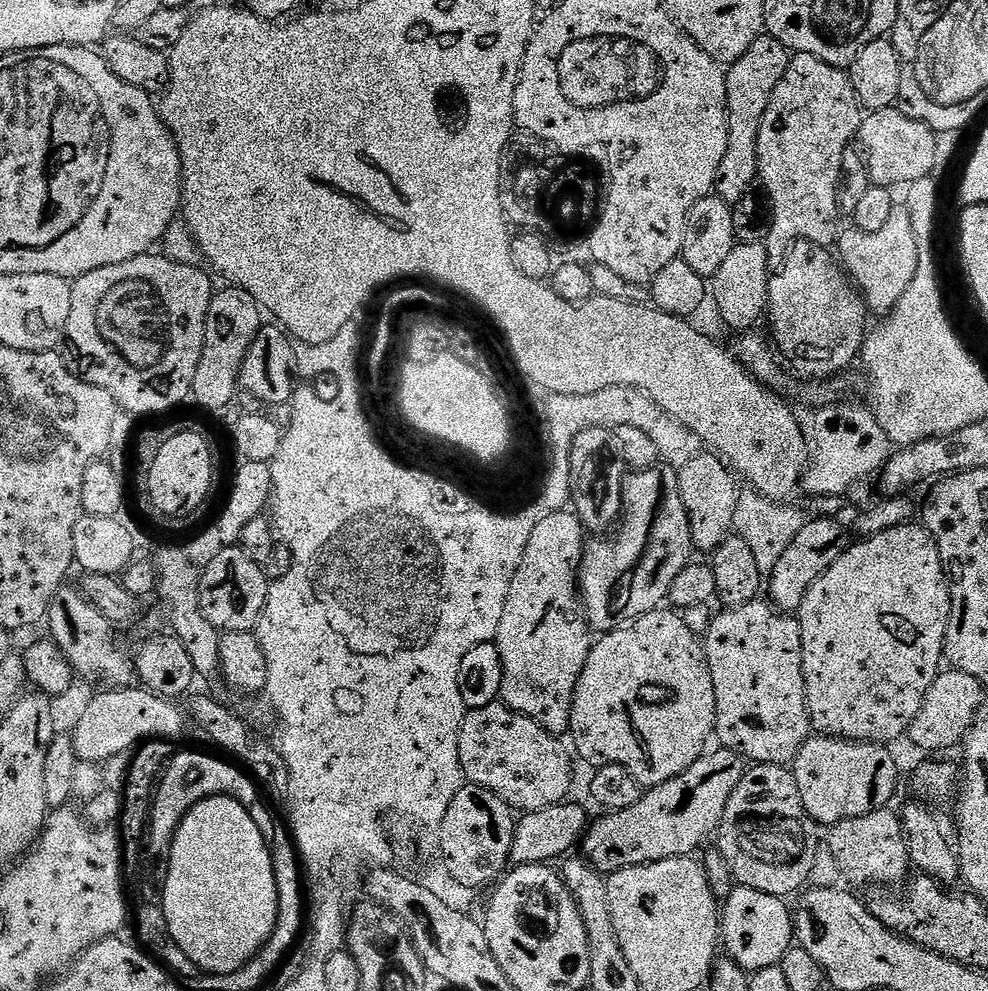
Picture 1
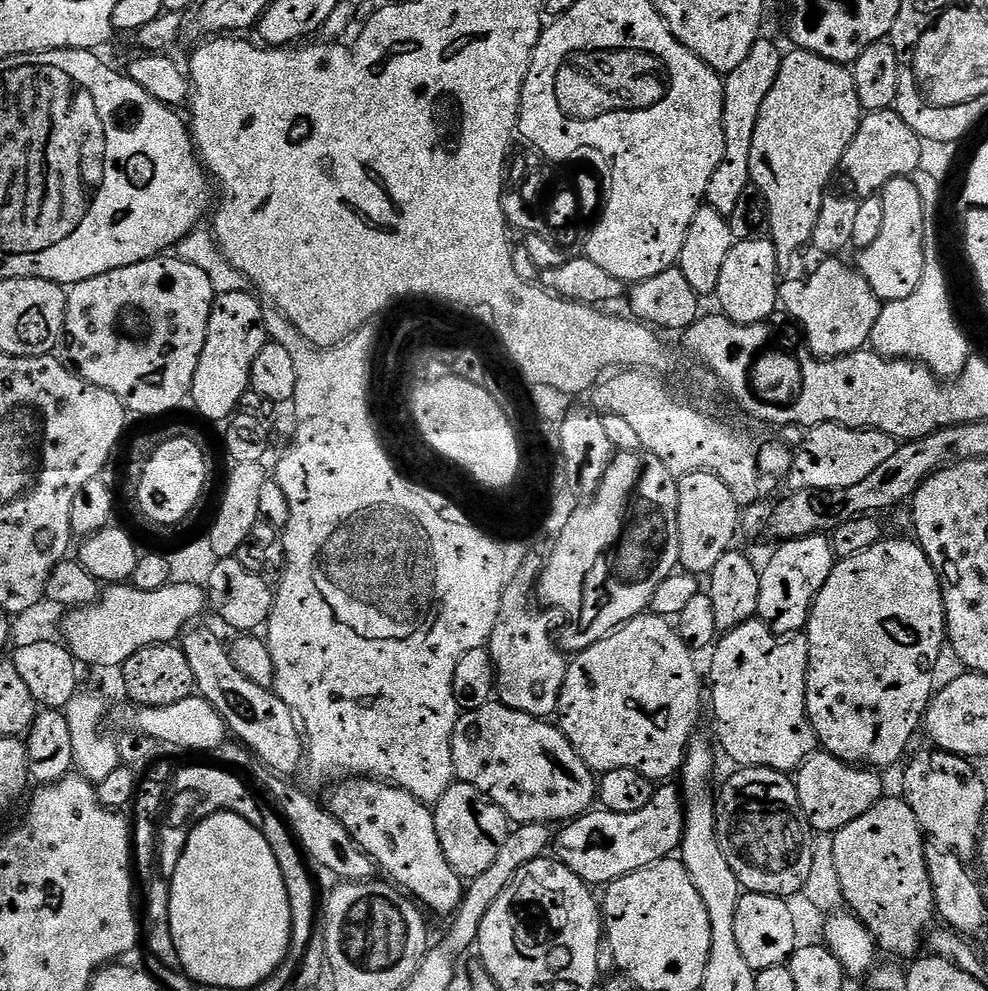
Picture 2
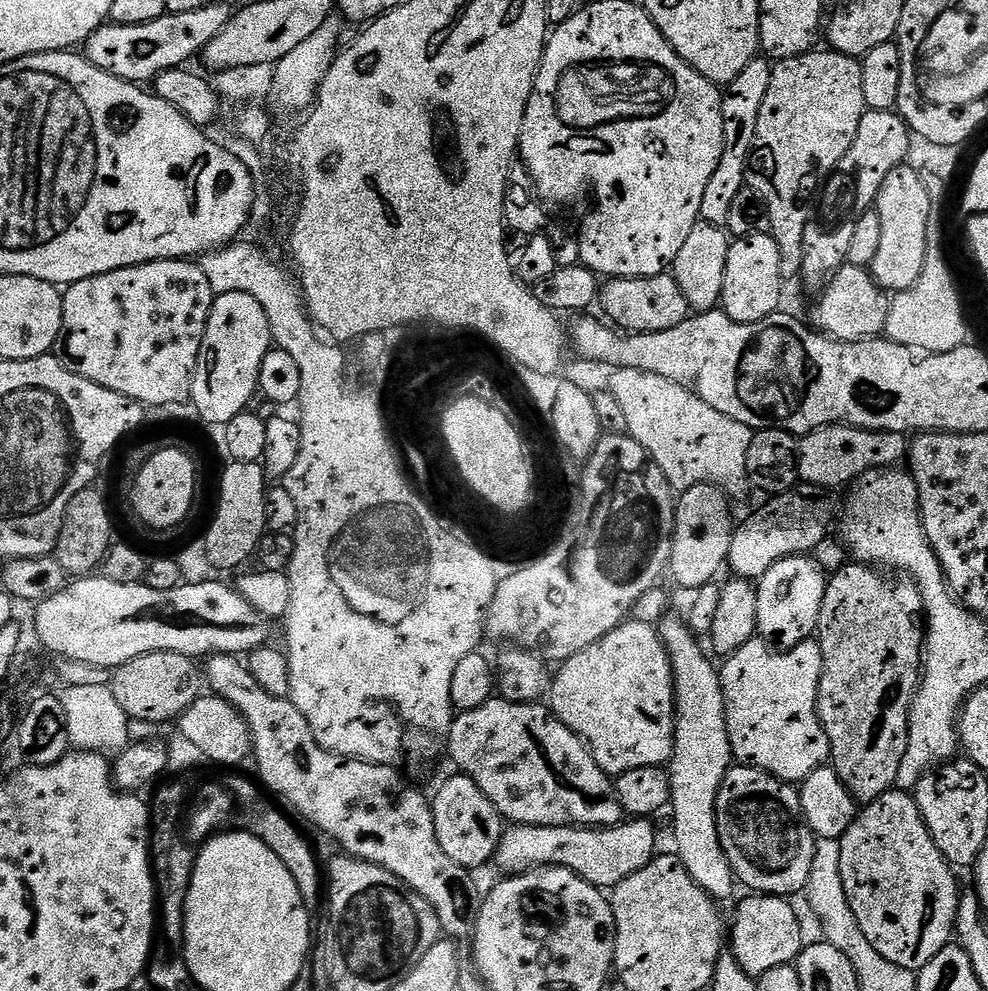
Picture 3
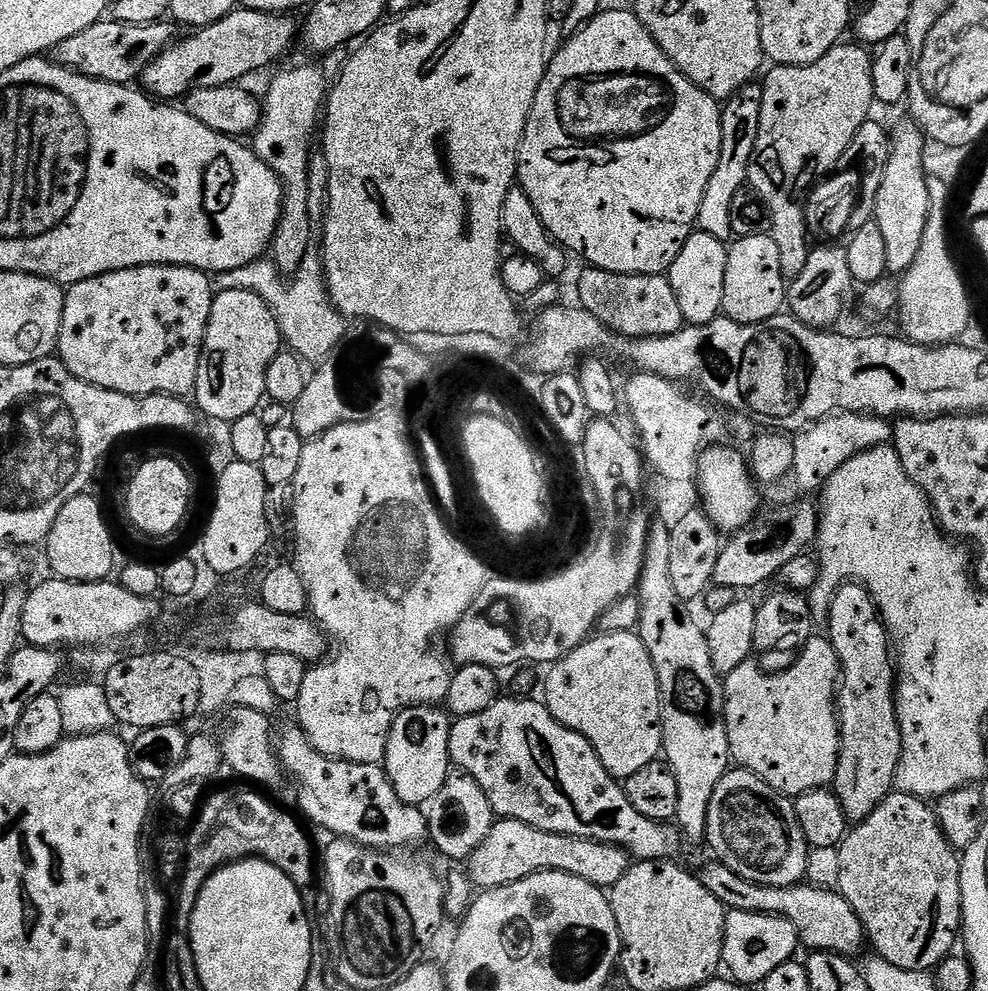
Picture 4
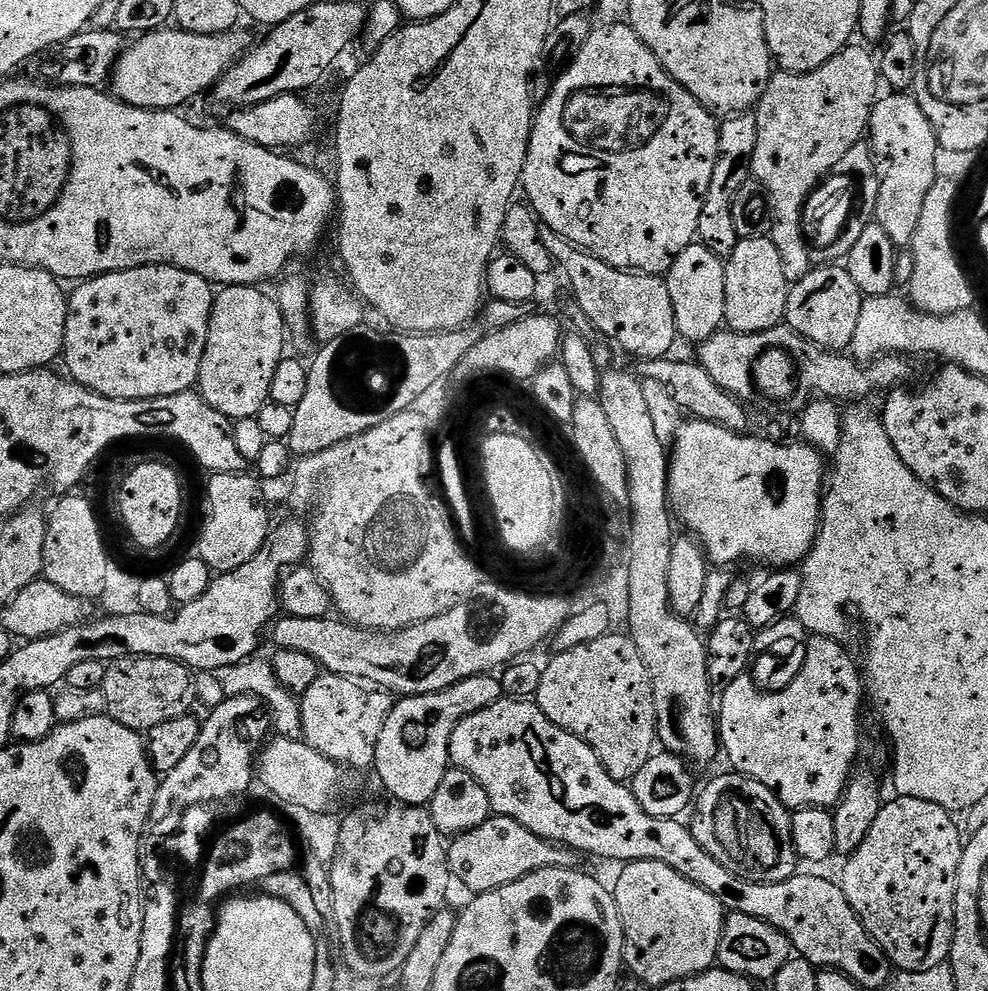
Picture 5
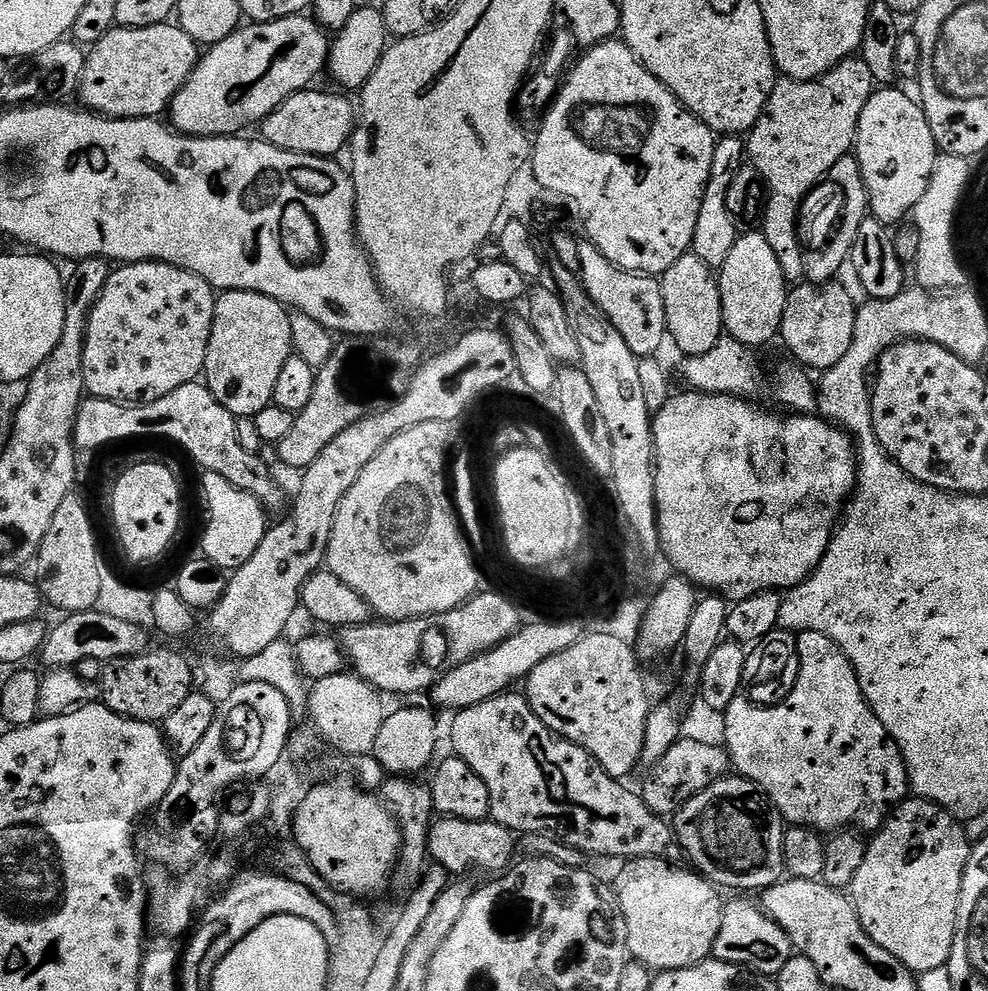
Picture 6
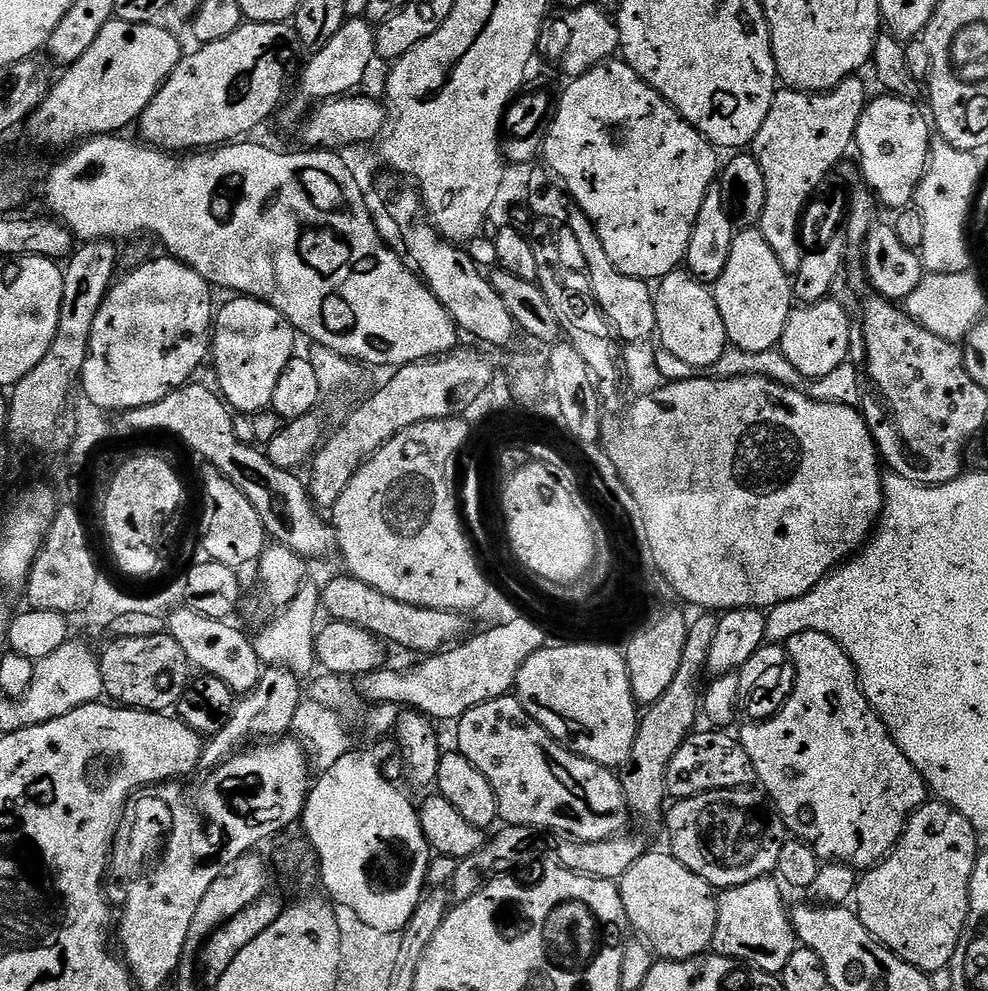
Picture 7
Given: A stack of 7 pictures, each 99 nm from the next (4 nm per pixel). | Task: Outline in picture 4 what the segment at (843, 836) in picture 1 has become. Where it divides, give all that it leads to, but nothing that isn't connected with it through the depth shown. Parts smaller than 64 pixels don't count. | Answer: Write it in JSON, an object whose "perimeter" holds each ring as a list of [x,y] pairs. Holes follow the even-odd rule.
{"perimeter":[[[893,791],[878,810],[862,823],[855,825],[839,846],[842,874],[838,891],[850,902],[864,927],[869,945],[876,947],[875,955],[902,970],[931,973],[940,963],[953,955],[961,935],[960,861],[957,849],[944,836],[937,813],[925,801],[904,792]]]}

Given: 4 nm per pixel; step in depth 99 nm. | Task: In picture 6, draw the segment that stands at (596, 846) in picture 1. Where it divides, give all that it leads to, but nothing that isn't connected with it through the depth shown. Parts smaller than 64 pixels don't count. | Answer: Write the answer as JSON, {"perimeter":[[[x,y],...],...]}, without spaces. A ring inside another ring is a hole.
{"perimeter":[[[491,818],[486,820],[437,819],[433,823],[428,839],[429,857],[435,863],[441,864],[449,874],[503,873],[513,863],[512,855],[515,854],[516,848],[518,852],[517,837]]]}

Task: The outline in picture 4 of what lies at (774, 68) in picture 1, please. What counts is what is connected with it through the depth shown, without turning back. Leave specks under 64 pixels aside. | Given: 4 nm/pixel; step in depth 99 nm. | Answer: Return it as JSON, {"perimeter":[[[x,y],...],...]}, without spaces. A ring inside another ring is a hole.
{"perimeter":[[[753,82],[742,90],[738,90],[723,101],[720,117],[722,118],[722,154],[718,158],[718,166],[710,183],[706,186],[706,194],[702,194],[702,206],[698,209],[696,228],[710,234],[710,238],[718,238],[725,242],[733,239],[730,226],[730,205],[734,203],[734,194],[748,184],[750,158],[754,154],[754,146],[758,144],[758,118],[762,110],[763,87]]]}

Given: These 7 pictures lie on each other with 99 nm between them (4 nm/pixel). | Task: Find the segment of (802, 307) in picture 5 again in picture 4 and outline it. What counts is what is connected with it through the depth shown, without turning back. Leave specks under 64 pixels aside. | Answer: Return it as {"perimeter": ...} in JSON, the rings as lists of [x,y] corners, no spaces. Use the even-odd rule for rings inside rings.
{"perimeter":[[[820,244],[816,247],[809,251],[802,274],[789,283],[786,304],[796,320],[810,328],[826,330],[839,320],[846,298],[851,296],[856,283],[850,274],[847,247],[840,244]]]}

